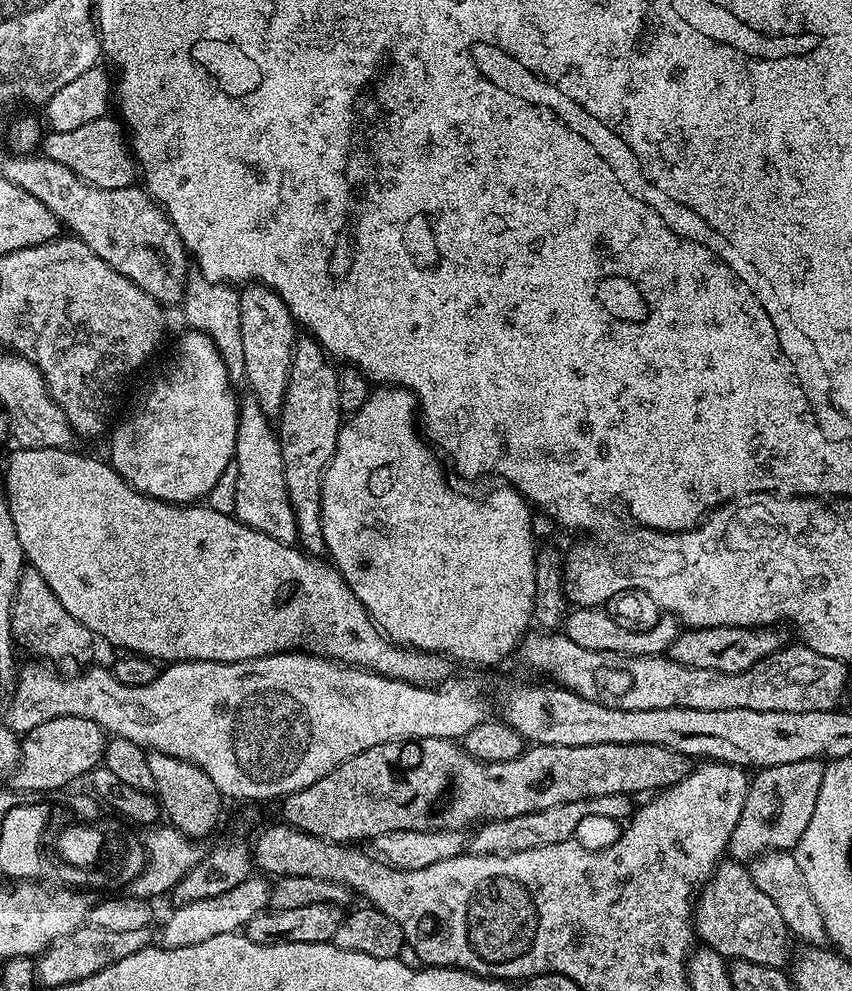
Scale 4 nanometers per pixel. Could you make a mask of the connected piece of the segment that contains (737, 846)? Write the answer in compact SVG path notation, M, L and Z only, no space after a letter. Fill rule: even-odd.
M819 759L759 769L748 785L746 802L742 806L738 826L734 826L727 855L737 862L751 862L769 850L795 849L806 826L810 826L810 818L814 818L814 806L818 806L818 790L822 790L825 767L825 761Z

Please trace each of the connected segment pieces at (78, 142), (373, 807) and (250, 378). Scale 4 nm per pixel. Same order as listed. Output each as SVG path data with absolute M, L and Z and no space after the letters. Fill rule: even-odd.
M111 115L86 122L86 126L78 126L75 130L49 131L43 137L42 152L54 162L74 170L78 178L99 188L130 188L138 180L138 165L132 155L125 125Z
M418 738L417 740L395 740L386 742L382 746L374 746L365 752L344 760L337 768L324 776L310 787L303 788L283 801L284 816L289 825L295 826L299 831L317 836L320 840L328 840L332 844L347 844L360 842L363 836L375 838L391 832L458 832L471 829L481 822L489 820L506 820L518 818L518 814L534 814L538 810L546 810L549 806L562 806L566 802L578 802L579 800L593 800L603 796L632 796L636 792L648 792L656 794L665 788L682 782L694 767L693 761L687 756L678 754L674 750L666 750L666 746L654 746L653 744L595 744L594 746L554 746L553 744L538 744L521 752L519 758L510 762L493 760L485 762L476 760L470 753L465 752L463 747L455 740L443 740L442 738Z
M255 282L239 289L242 341L245 366L245 381L249 383L253 392L253 397L259 401L260 408L269 416L279 415L281 406L284 404L285 392L288 389L289 374L292 370L292 352L296 349L298 339L298 325L293 320L286 302L273 288L265 288L262 284Z

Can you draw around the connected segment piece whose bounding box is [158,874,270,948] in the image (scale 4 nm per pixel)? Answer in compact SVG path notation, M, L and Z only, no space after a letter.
M253 874L246 882L234 886L234 890L226 890L226 894L218 894L214 898L202 898L198 902L182 904L174 908L168 916L164 929L158 932L158 940L166 948L185 948L198 946L210 938L218 938L218 934L240 932L245 924L258 913L265 911L270 904L270 884L267 879Z

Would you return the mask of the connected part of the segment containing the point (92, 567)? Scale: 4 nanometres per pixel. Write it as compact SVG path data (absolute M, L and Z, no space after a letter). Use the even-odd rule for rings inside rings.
M17 447L16 453L8 460L8 469L4 472L4 488L6 493L6 499L8 501L8 509L10 510L10 518L14 522L14 530L18 534L18 542L22 546L24 551L24 559L38 574L42 574L42 578L46 578L46 582L50 586L50 590L54 590L54 594L58 594L58 602L62 602L62 606L66 606L66 610L70 613L74 619L78 622L82 622L82 626L86 626L92 631L93 637L100 638L105 636L114 647L120 648L116 650L123 650L128 654L135 654L138 656L146 656L157 662L175 662L177 660L201 660L202 662L242 662L243 660L253 660L254 658L262 658L263 656L275 656L277 652L291 652L293 650L303 650L309 654L315 654L321 658L327 657L327 659L333 662L339 662L349 666L355 666L357 668L367 668L369 672L377 672L382 674L386 678L394 678L395 680L401 680L407 684L417 684L423 688L429 686L440 686L445 683L444 680L448 675L451 674L453 665L450 663L447 656L441 656L438 652L420 652L416 648L401 648L397 646L393 641L389 640L387 636L381 632L374 621L370 618L368 611L362 606L362 602L358 602L358 598L354 594L354 590L350 590L350 586L341 576L338 569L331 563L325 562L323 564L320 558L317 558L312 554L305 554L299 547L291 544L283 544L278 542L274 538L270 538L270 534L262 534L258 530L254 530L250 526L240 523L236 519L235 515L229 514L228 516L224 512L219 512L216 508L200 508L199 503L194 504L167 504L161 500L156 500L152 496L142 494L136 488L131 488L128 483L117 474L115 468L112 467L111 463L105 462L103 459L95 460L92 456L79 456L76 450L69 450L66 448L22 448Z

